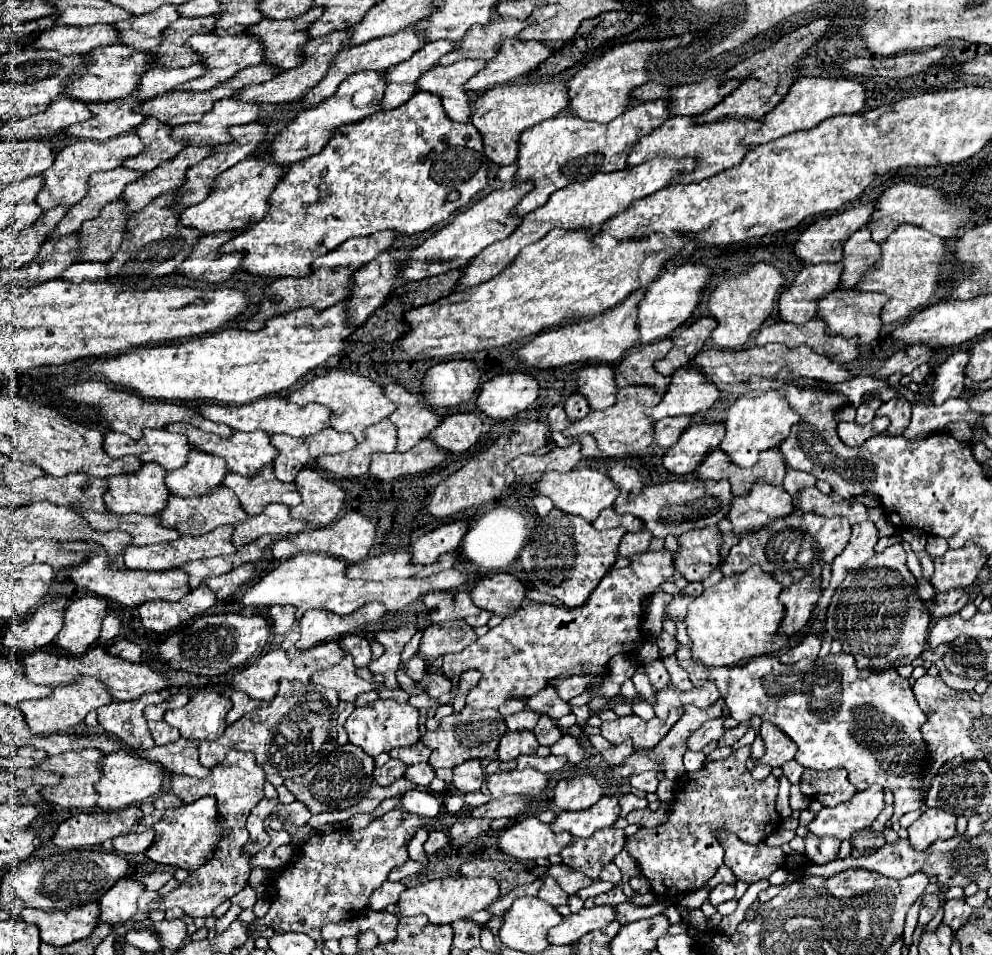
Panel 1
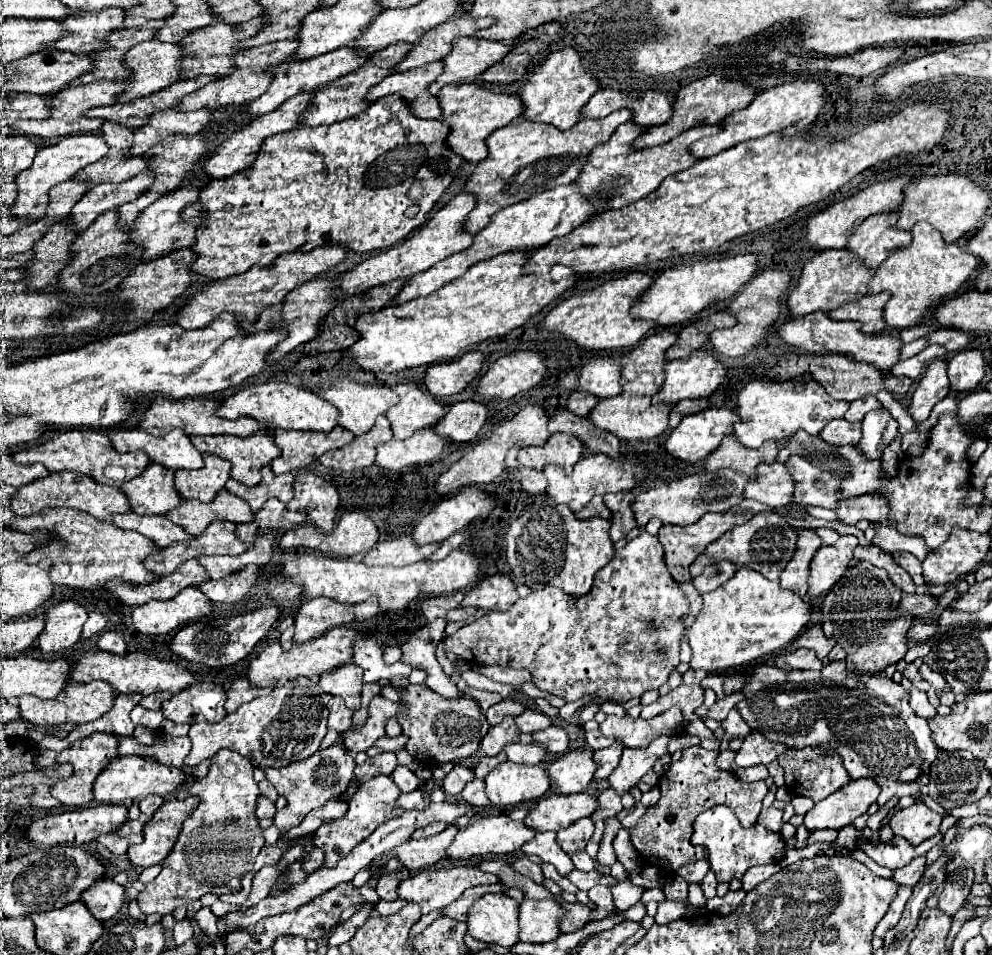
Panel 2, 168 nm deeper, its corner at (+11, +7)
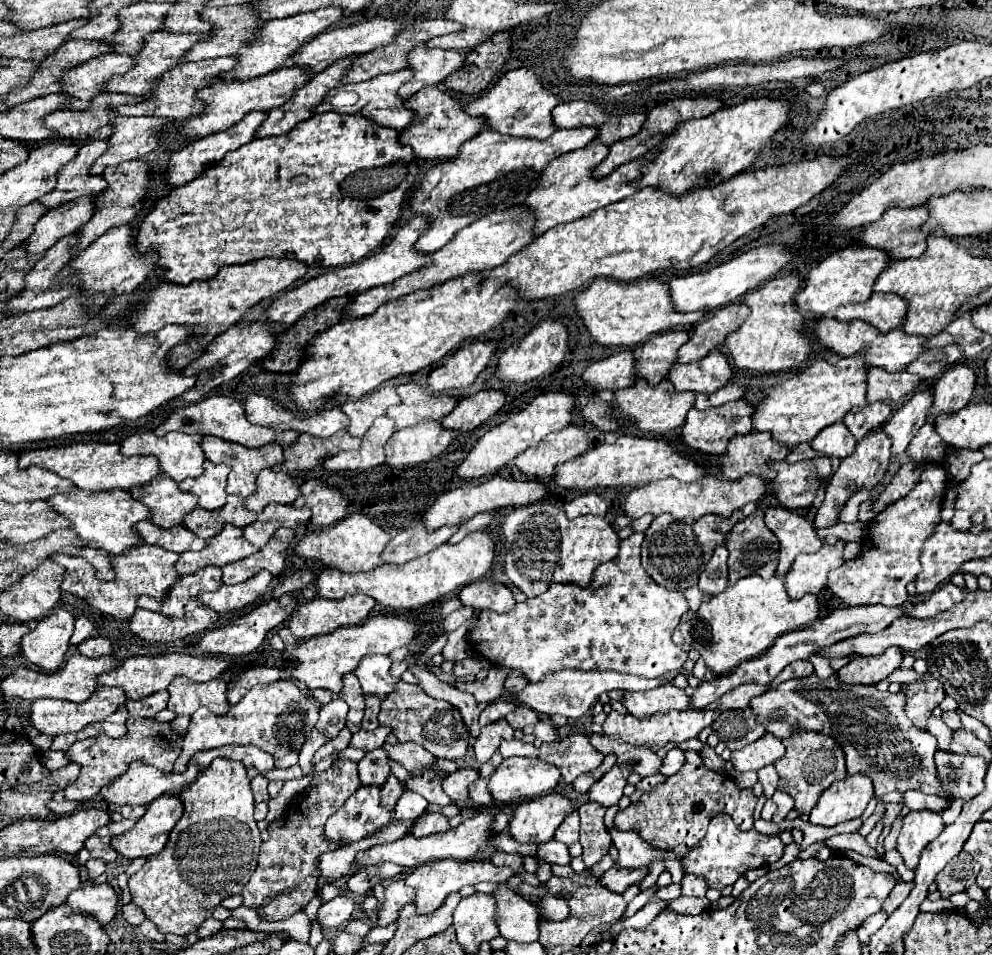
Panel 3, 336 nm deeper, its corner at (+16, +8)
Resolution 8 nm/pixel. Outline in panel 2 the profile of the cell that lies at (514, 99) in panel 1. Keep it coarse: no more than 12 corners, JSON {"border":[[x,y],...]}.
{"border":[[477,84],[437,94],[445,144],[467,162],[521,116],[521,100]]}

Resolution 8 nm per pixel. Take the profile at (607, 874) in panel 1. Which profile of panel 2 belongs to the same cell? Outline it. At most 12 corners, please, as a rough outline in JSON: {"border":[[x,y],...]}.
{"border":[[585,850],[573,852],[577,870],[591,872],[595,870],[595,862]]}

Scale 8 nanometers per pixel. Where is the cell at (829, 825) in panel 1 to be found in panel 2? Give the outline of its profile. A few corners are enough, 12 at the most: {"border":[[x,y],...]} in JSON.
{"border":[[873,778],[851,780],[805,814],[809,830],[841,830],[877,800]]}

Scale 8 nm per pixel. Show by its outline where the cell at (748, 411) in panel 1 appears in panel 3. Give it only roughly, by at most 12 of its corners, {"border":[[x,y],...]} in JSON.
{"border":[[862,357],[822,359],[752,415],[788,447],[866,405]]}

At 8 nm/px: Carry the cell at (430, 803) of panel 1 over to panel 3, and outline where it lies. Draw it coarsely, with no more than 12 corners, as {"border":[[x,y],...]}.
{"border":[[414,791],[396,801],[394,819],[408,821],[422,815],[428,801]]}

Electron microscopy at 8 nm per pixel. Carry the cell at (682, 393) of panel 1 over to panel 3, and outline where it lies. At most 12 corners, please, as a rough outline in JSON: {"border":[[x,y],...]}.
{"border":[[726,353],[694,363],[674,363],[676,391],[714,393],[728,383]]}

